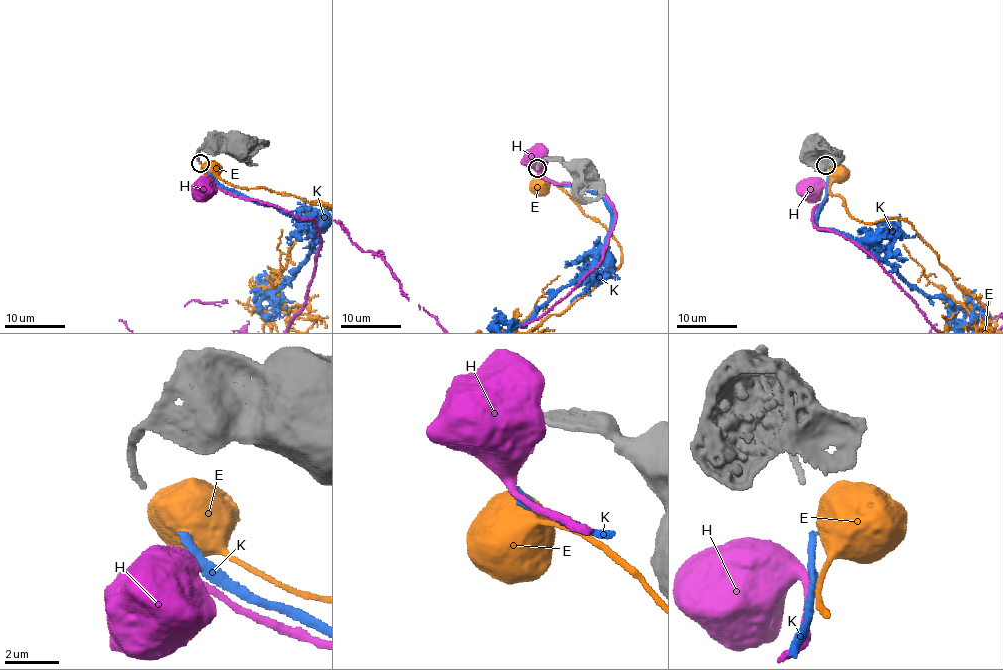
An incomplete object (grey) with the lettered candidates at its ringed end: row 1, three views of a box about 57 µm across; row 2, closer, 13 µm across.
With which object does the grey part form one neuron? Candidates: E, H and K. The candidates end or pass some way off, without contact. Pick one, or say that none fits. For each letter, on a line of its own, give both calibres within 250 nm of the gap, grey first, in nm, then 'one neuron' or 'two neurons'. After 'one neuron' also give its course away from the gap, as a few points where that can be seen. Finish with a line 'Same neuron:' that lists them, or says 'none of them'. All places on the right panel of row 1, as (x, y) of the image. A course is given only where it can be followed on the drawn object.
E: 240 nm thick on the grey side, 900 nm on the other; two neurons
H: 240 nm thick on the grey side, 850 nm on the other; two neurons
K: 240 nm thick on the grey side, 280 nm on the other; one neuron
Same neuron: K

